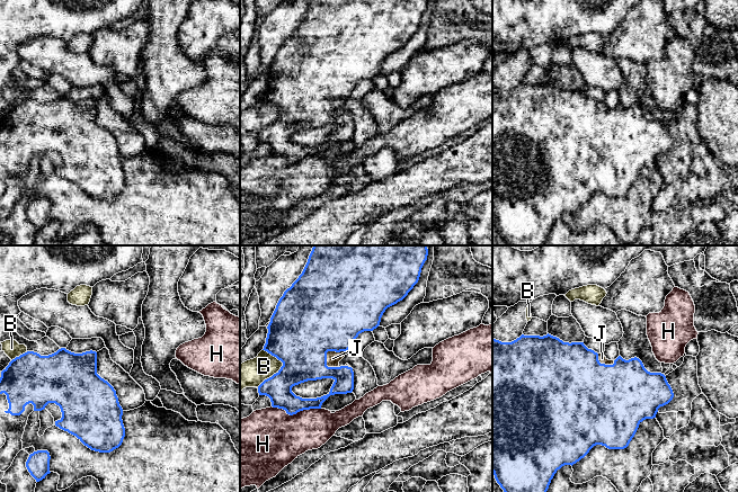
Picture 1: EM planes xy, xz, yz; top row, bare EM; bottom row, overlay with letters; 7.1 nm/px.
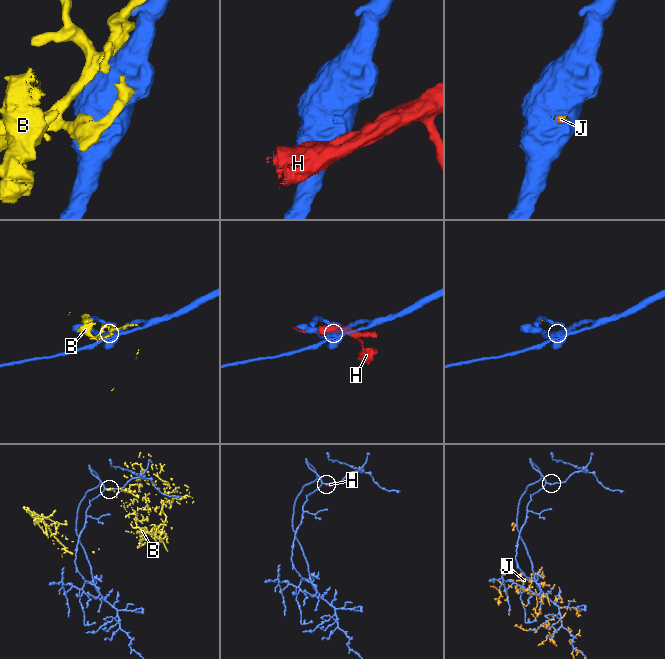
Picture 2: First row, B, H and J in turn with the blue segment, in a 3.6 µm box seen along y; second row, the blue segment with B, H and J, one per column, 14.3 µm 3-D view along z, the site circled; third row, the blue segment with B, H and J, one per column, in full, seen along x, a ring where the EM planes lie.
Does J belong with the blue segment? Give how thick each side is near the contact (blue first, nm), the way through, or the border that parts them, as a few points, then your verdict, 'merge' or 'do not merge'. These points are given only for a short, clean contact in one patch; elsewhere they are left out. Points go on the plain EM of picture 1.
500/100 nm | merge

